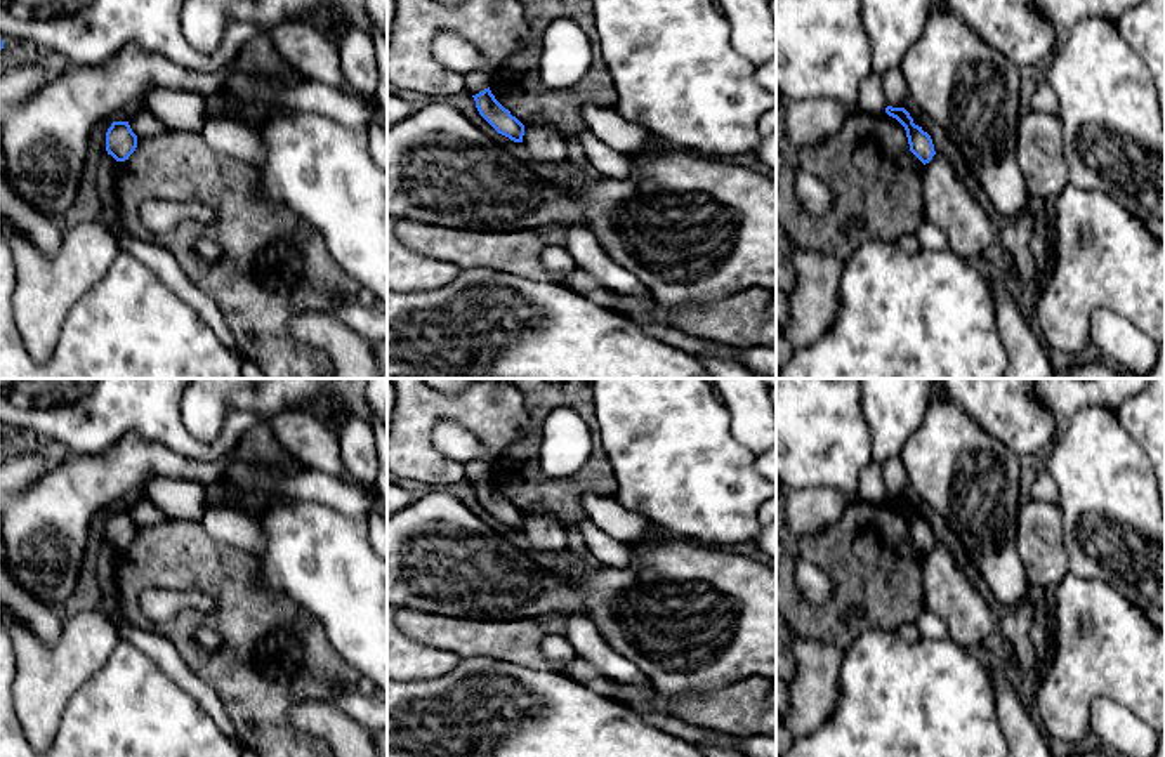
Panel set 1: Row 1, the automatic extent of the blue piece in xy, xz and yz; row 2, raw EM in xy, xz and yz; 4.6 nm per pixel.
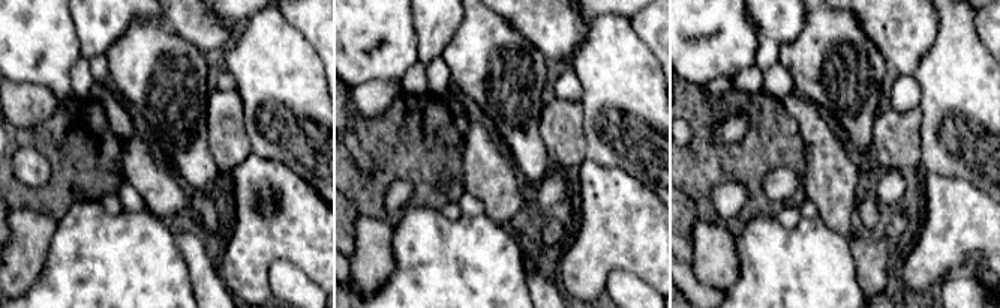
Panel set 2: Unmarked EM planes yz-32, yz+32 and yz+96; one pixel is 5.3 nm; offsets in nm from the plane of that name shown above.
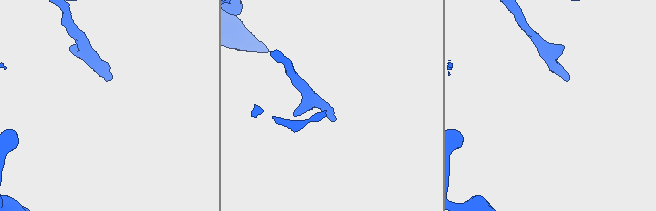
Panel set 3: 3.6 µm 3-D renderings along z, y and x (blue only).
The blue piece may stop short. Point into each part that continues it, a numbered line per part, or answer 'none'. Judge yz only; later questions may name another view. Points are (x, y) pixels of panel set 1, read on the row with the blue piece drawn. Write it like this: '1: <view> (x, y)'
none

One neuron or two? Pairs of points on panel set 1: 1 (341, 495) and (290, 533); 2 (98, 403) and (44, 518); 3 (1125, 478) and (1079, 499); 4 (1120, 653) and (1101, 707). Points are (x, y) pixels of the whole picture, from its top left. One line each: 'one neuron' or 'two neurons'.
1: two neurons
2: two neurons
3: one neuron
4: two neurons

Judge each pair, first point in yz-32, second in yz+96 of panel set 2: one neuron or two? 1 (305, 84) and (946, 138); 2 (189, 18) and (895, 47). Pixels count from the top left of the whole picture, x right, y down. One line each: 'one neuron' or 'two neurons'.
1: one neuron
2: one neuron

